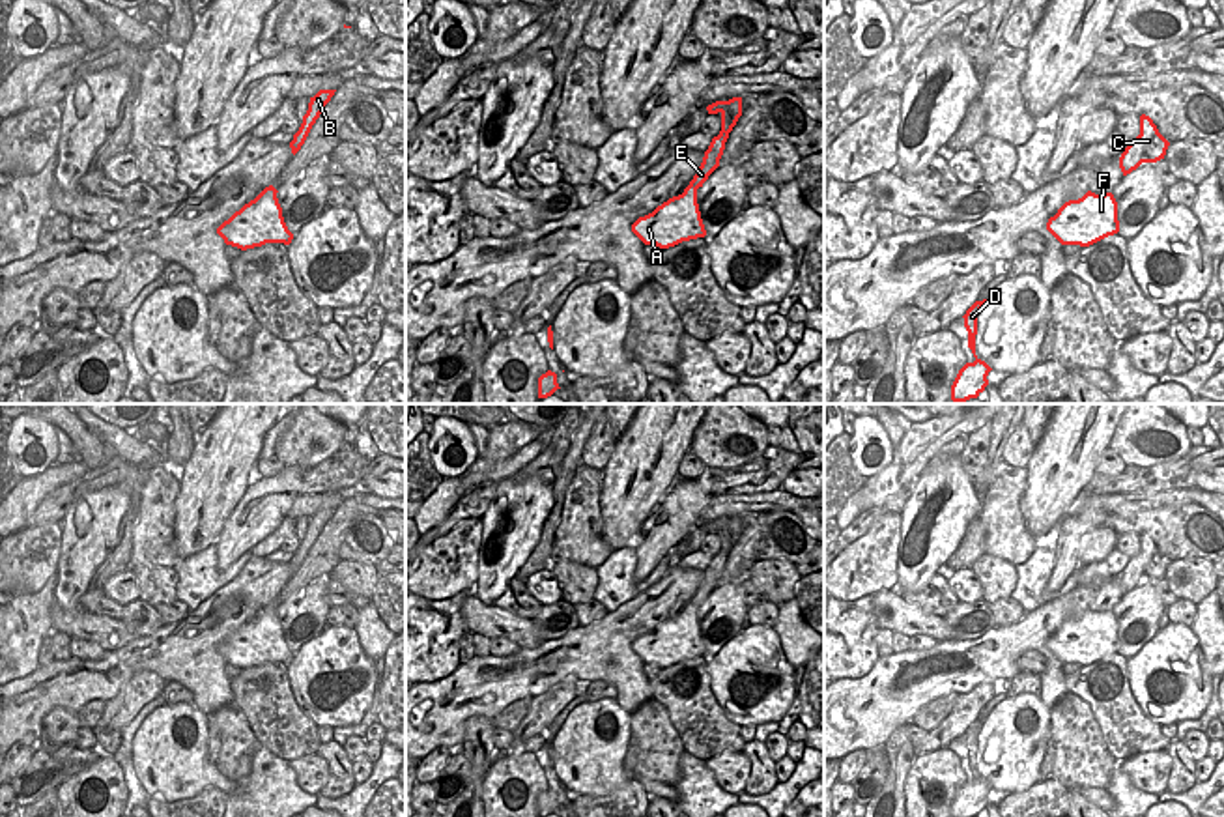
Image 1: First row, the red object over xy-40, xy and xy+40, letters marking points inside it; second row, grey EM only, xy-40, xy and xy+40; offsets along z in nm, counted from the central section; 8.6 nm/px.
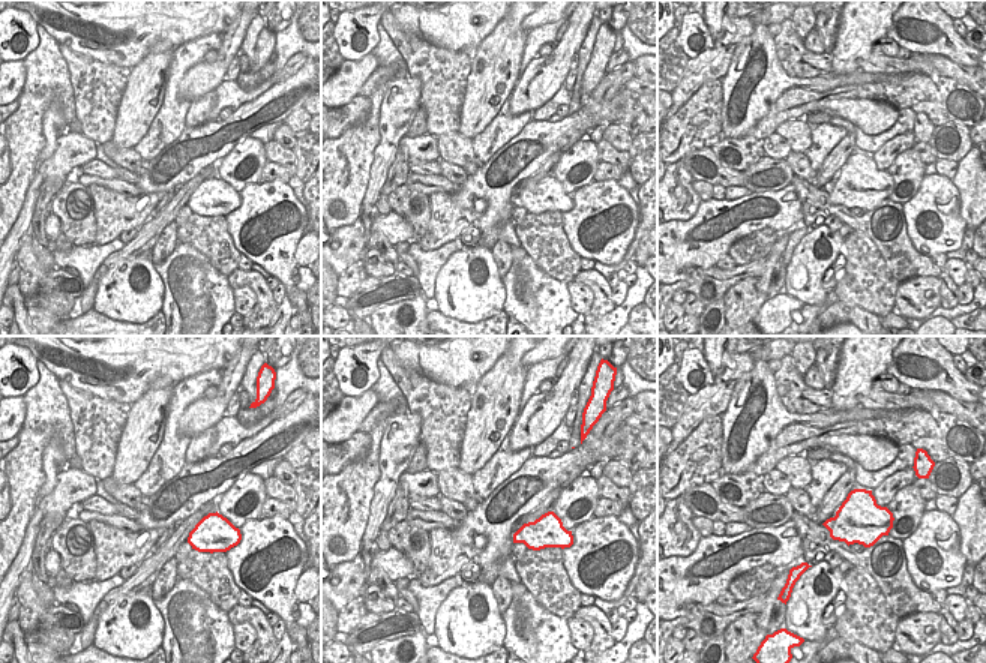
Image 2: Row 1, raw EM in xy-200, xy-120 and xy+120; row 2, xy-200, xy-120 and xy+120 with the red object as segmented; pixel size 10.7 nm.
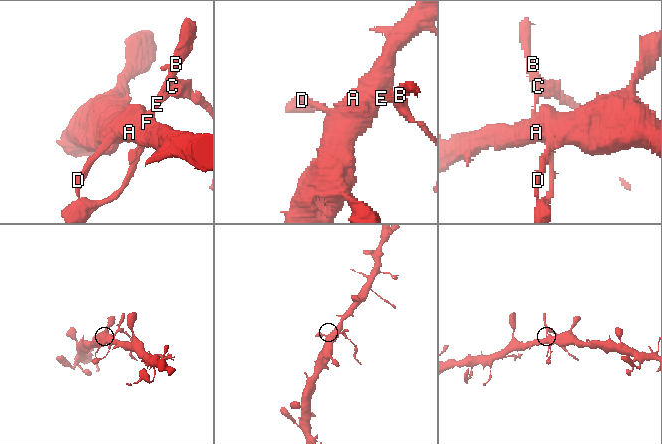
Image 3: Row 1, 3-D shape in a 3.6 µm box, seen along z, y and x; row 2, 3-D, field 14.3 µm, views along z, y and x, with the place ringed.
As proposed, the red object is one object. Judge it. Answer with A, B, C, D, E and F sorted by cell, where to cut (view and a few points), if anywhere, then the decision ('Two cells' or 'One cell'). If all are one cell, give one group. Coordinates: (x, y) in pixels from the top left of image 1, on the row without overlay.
Groups: A D F / B C E. Split along xy (690, 602), (696, 608). Two cells.

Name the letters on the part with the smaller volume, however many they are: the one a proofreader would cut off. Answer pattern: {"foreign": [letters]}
{"foreign": ["B", "C", "E"]}

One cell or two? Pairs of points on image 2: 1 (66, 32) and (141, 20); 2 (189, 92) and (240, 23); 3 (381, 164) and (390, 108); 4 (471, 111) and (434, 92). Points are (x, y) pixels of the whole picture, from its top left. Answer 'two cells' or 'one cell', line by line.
1: one cell
2: one cell
3: one cell
4: two cells

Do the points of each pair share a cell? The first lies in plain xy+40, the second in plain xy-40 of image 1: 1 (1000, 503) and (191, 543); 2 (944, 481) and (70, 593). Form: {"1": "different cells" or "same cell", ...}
{"1": "different cells", "2": "same cell"}

